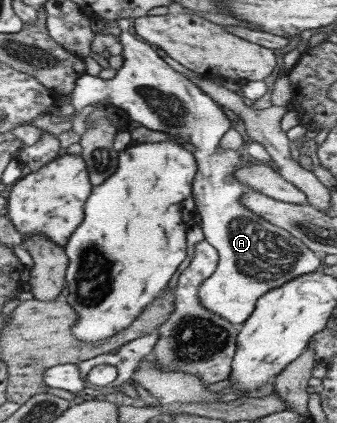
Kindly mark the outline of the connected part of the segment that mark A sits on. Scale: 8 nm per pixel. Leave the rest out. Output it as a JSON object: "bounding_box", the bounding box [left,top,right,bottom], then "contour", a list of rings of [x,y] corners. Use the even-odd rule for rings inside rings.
{"bounding_box":[61,19,320,327],"contour":[[[118,19],[116,27],[120,29],[118,38],[122,45],[123,62],[115,75],[101,82],[77,82],[72,91],[61,95],[62,101],[74,107],[84,107],[106,100],[117,112],[124,113],[140,126],[176,134],[196,147],[192,152],[197,167],[191,185],[193,202],[201,219],[204,241],[217,251],[217,266],[212,275],[199,285],[197,297],[202,307],[239,327],[252,313],[260,295],[297,275],[316,272],[320,256],[239,203],[247,189],[233,176],[233,171],[242,161],[238,159],[236,150],[218,149],[218,140],[233,126],[222,112],[222,107],[214,104],[189,78],[170,68],[156,54],[153,45],[133,33],[130,21]]]}

